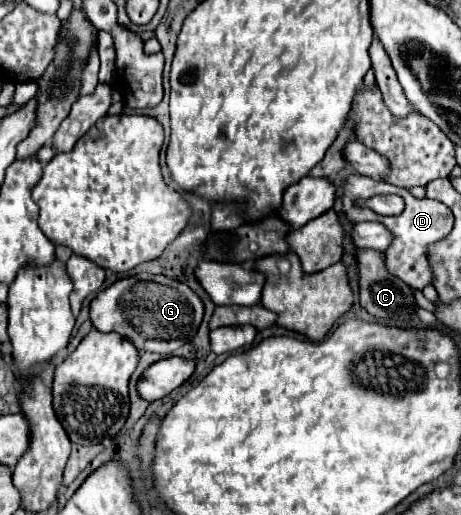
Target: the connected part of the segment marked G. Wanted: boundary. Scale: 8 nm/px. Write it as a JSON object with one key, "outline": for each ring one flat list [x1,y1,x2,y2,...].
{"outline":[[134,274,102,290,90,302,90,320,96,330,118,332,128,338,138,352,172,354,196,336,202,322,202,300,182,282,154,274]]}

